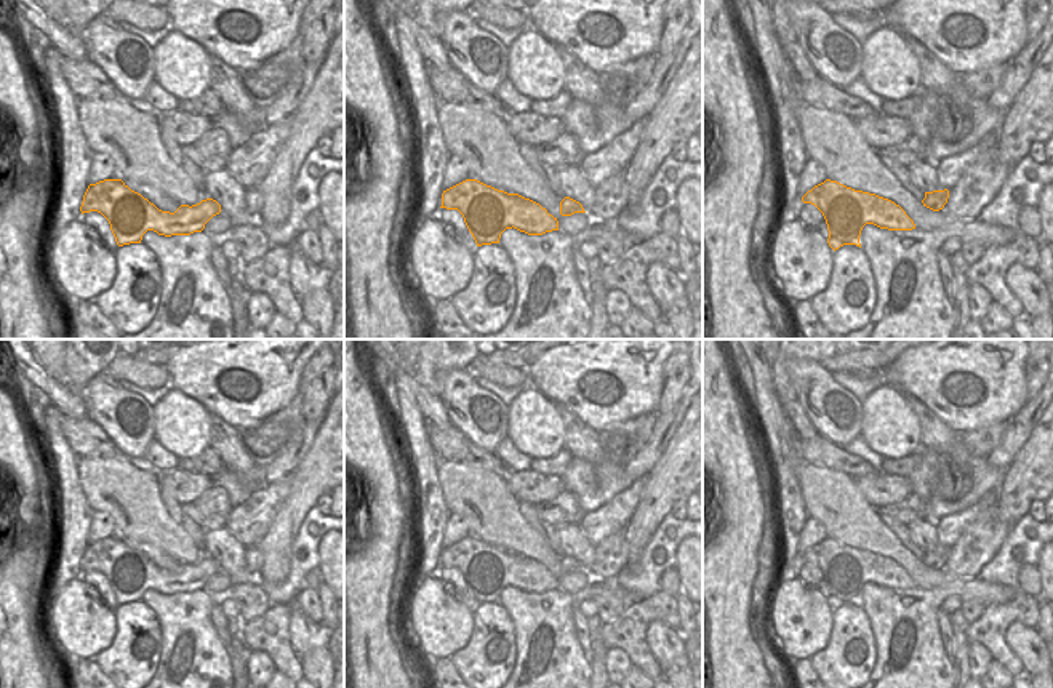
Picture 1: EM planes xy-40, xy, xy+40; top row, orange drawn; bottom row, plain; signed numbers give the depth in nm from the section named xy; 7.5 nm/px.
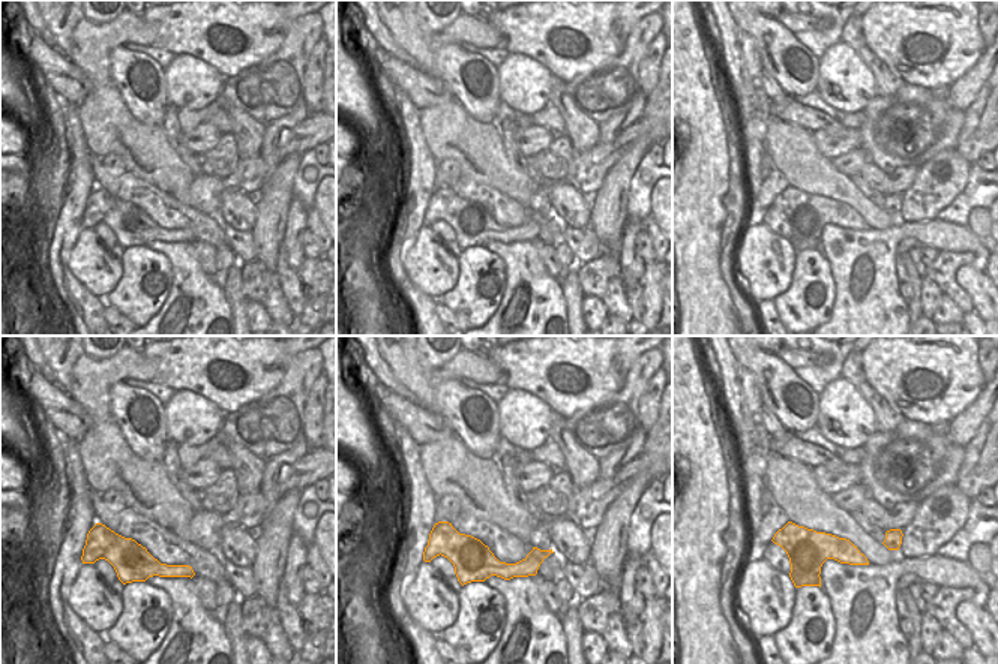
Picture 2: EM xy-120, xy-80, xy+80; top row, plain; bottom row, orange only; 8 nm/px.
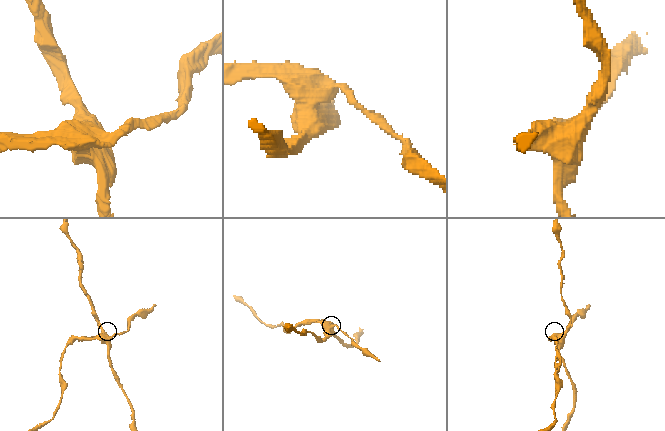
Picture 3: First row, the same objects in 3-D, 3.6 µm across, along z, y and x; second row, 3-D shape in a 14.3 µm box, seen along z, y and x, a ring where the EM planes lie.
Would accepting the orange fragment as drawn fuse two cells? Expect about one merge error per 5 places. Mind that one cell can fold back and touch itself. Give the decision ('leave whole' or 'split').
split

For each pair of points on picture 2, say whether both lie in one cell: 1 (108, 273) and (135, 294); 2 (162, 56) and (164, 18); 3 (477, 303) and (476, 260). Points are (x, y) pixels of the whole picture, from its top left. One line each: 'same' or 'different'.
1: different
2: different
3: same

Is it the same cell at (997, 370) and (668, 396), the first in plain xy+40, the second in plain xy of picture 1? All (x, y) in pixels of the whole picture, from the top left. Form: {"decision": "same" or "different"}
{"decision": "different"}

